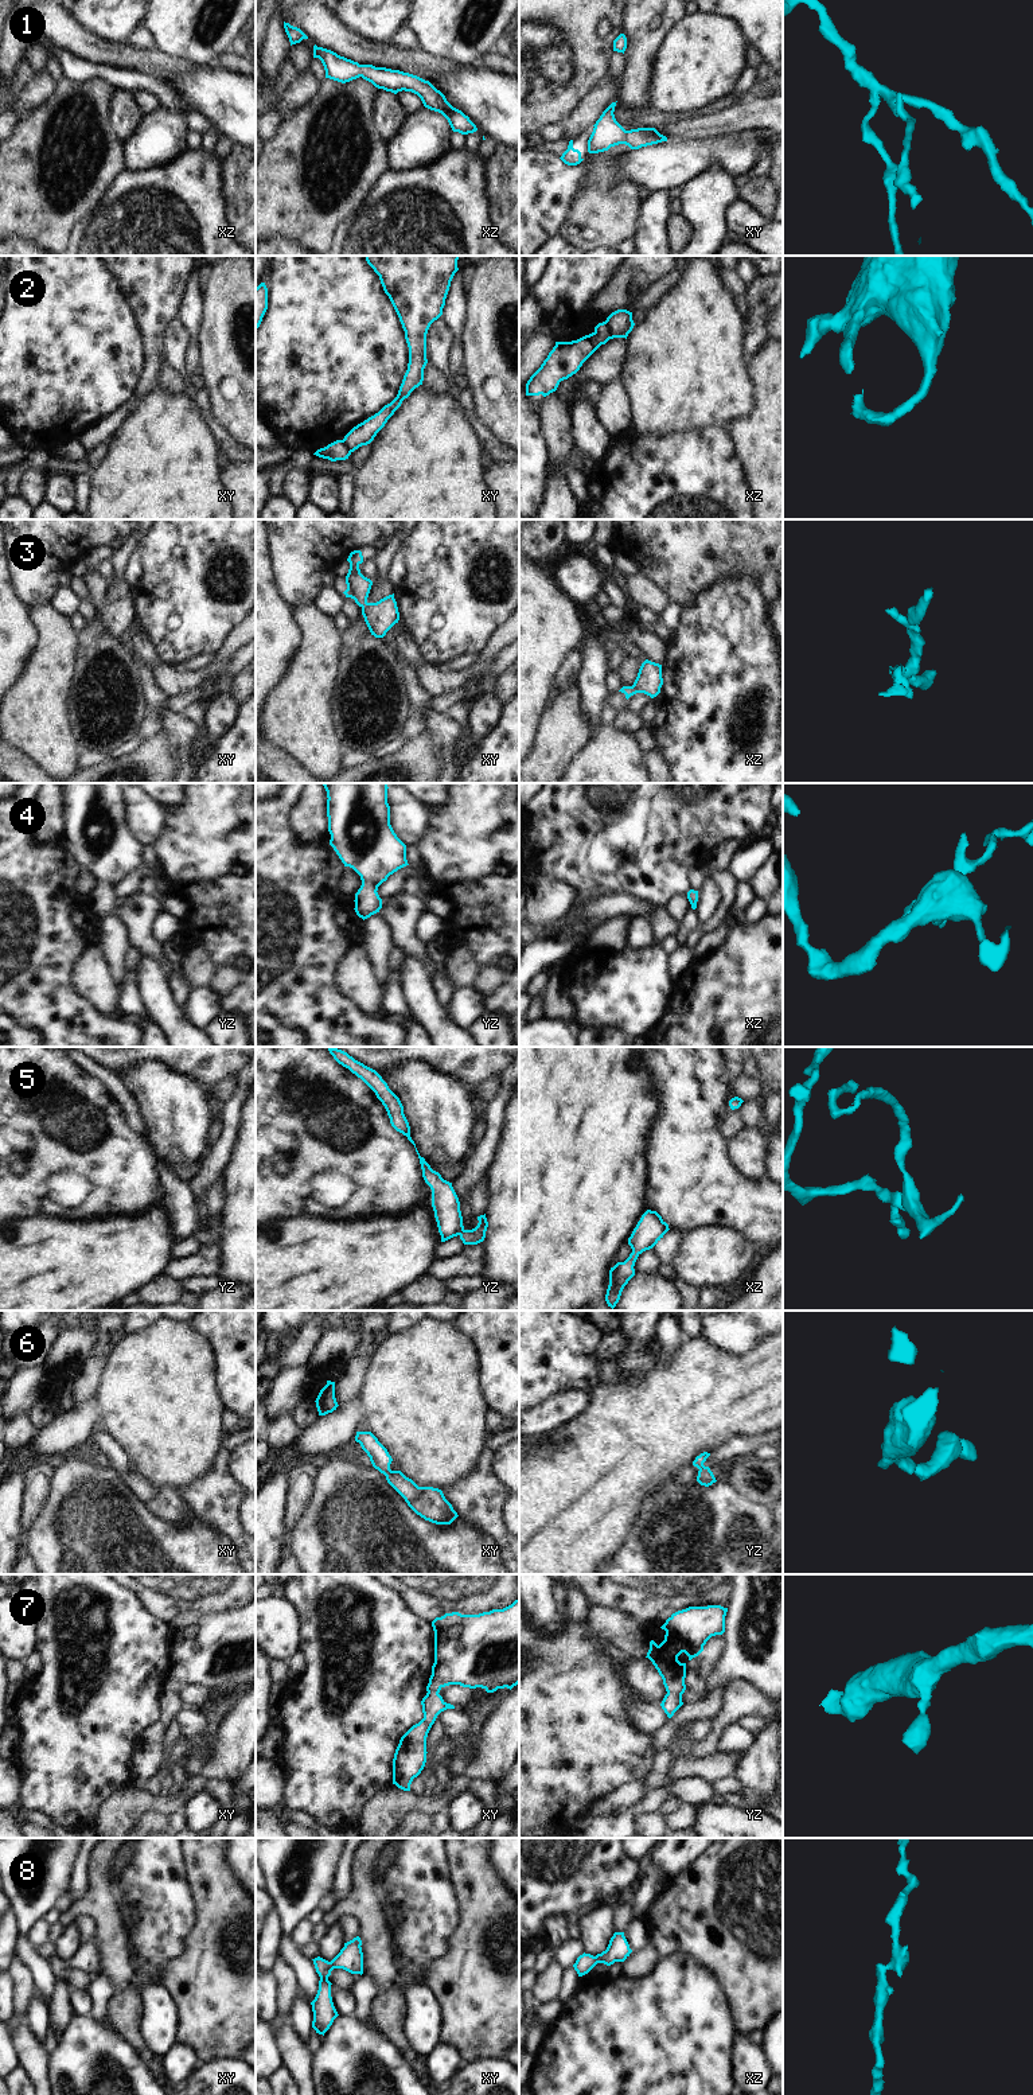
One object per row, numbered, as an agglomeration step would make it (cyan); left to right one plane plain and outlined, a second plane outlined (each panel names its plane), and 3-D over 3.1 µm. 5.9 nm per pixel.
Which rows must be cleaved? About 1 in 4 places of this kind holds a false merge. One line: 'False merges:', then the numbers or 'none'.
False merges: 2

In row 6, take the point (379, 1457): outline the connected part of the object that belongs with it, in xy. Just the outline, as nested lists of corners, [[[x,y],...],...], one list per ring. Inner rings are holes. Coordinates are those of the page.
[[[356,1432],[355,1441],[367,1453],[373,1467],[386,1476],[387,1483],[417,1515],[436,1524],[451,1524],[459,1516],[441,1490],[418,1487],[401,1471],[391,1471],[391,1456],[371,1432]]]

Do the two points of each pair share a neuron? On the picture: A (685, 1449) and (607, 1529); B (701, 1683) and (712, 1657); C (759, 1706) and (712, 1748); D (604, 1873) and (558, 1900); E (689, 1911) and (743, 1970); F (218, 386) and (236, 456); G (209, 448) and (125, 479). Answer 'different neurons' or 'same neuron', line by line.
A: same neuron
B: same neuron
C: same neuron
D: same neuron
E: same neuron
F: different neurons
G: same neuron

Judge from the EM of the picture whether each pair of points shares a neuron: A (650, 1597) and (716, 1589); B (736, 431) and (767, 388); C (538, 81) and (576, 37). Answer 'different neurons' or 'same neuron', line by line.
A: same neuron
B: same neuron
C: same neuron

